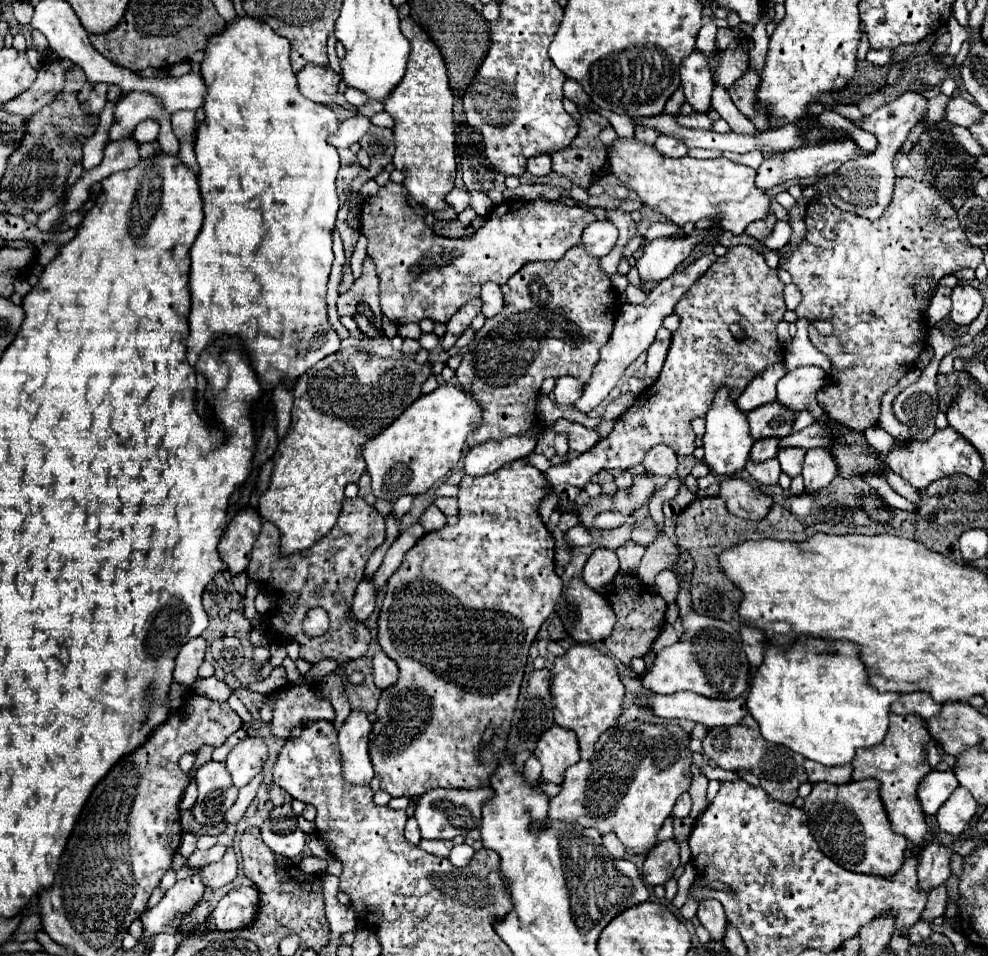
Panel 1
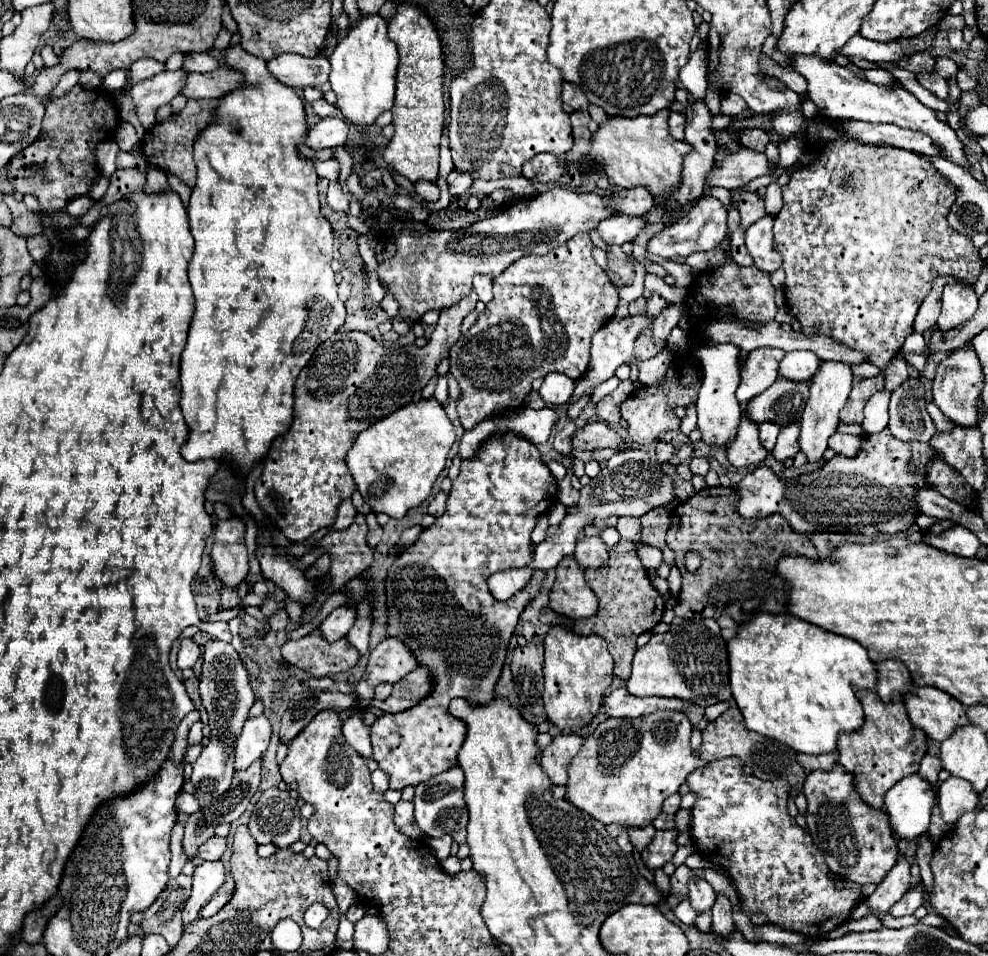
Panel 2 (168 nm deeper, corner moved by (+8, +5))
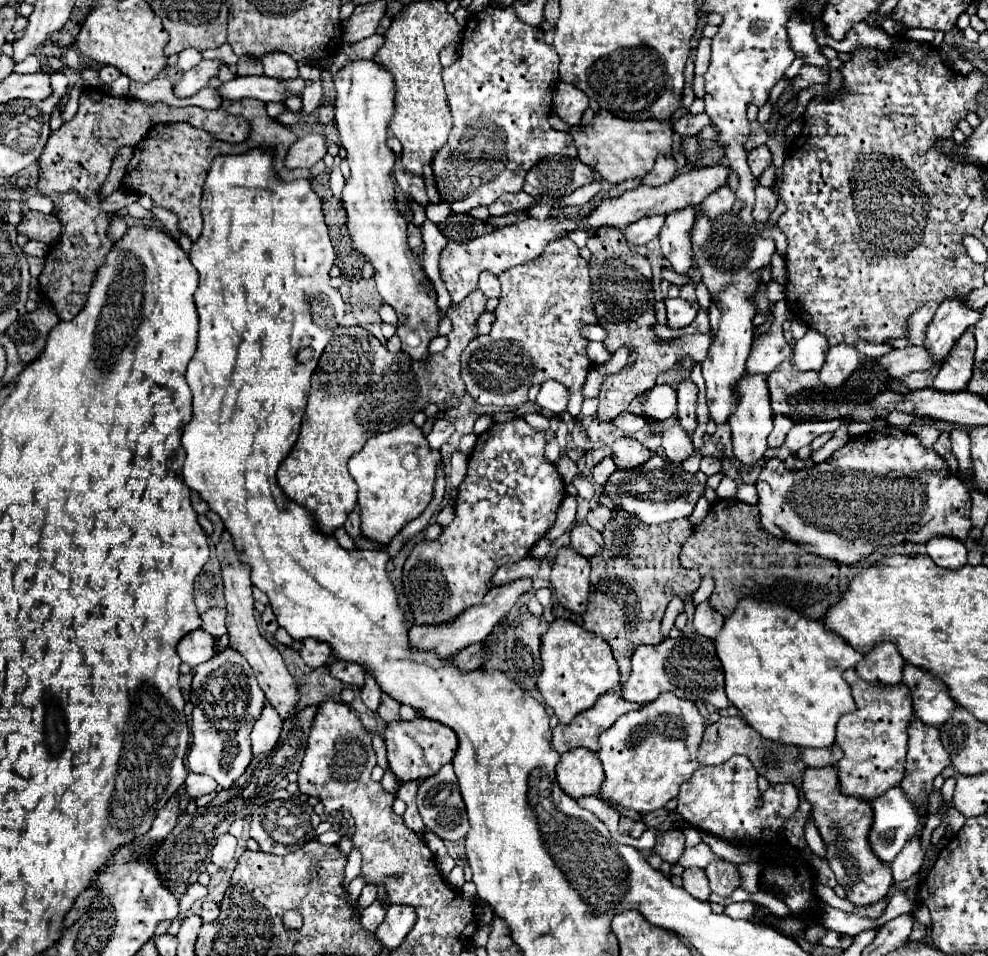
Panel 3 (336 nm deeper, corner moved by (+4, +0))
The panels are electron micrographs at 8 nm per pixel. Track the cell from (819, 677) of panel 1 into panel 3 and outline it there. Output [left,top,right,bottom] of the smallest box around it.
[714,600,862,748]

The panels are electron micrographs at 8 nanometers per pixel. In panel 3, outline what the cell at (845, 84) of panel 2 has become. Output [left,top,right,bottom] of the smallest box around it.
[788,14,828,68]

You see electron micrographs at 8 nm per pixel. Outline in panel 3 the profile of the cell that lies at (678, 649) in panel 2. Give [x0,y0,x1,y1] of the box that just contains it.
[622,636,730,708]

